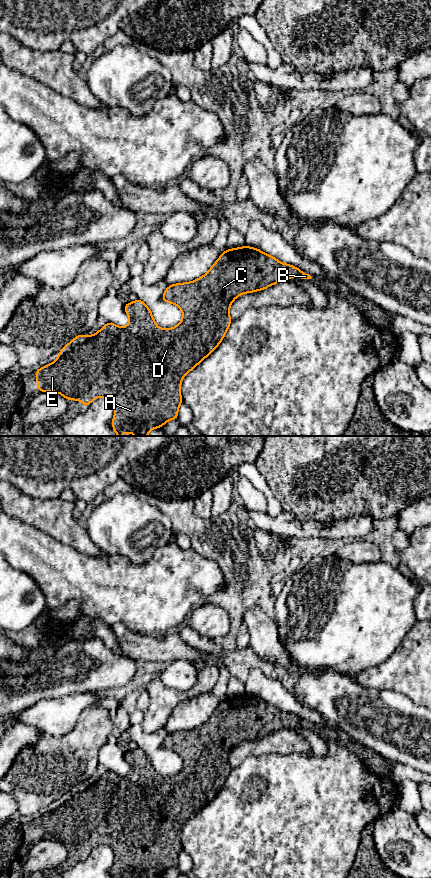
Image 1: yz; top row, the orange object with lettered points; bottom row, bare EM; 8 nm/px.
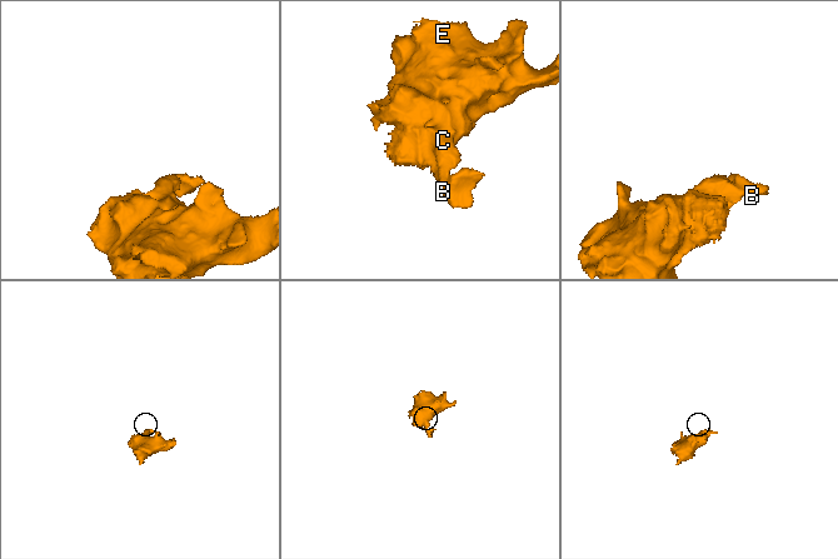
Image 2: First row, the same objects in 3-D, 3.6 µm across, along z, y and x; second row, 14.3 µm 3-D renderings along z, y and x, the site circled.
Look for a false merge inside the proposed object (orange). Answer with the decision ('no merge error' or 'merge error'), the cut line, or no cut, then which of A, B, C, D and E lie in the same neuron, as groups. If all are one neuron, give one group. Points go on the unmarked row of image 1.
no merge error | no cut | A B C D E

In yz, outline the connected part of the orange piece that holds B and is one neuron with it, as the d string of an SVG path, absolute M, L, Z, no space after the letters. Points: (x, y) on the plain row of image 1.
M245 693L227 697L201 726L170 733L164 739L163 750L174 751L182 758L182 768L176 775L159 776L151 758L141 747L124 752L130 771L121 776L108 770L96 782L76 784L58 800L59 806L55 810L35 819L38 841L53 839L63 843L67 849L81 848L84 855L98 845L109 846L115 855L111 873L114 878L152 878L163 875L168 868L178 868L178 856L183 850L180 836L184 824L211 802L224 786L232 770L229 756L233 748L243 741L265 738L273 732L290 728L295 723L301 727L312 726L299 716L281 711L257 696Z

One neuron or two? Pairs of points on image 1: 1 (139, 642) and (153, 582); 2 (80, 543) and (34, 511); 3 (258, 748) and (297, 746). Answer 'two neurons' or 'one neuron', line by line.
1: two neurons
2: one neuron
3: one neuron

